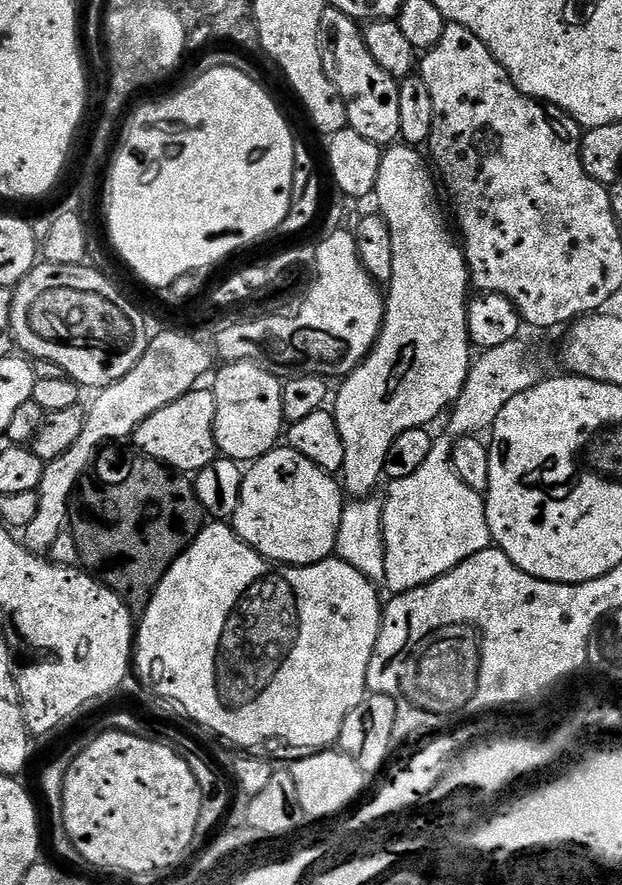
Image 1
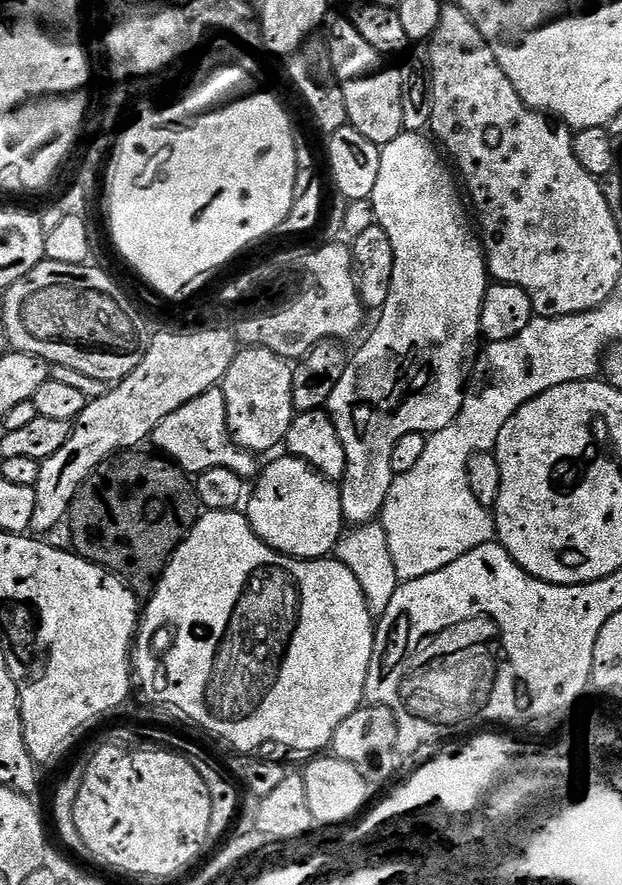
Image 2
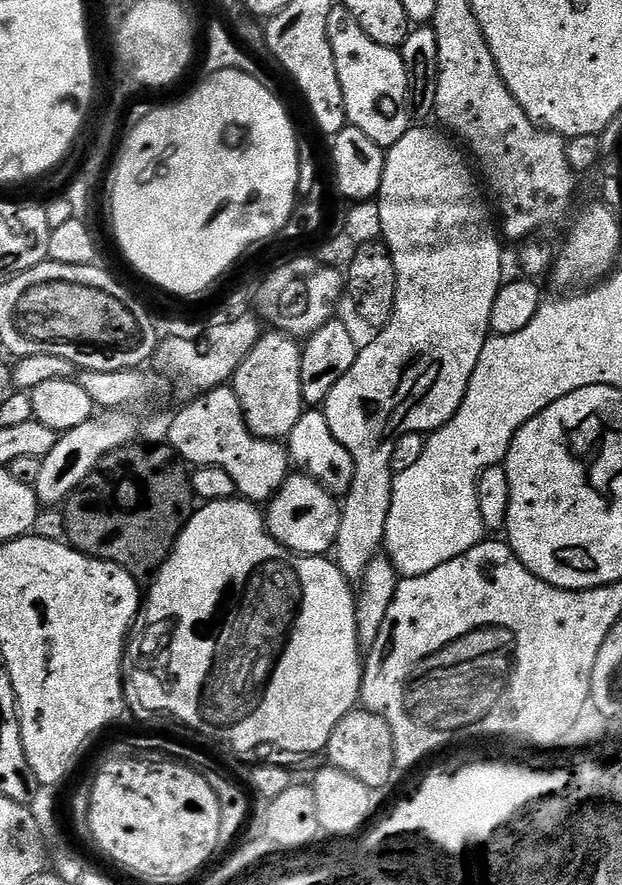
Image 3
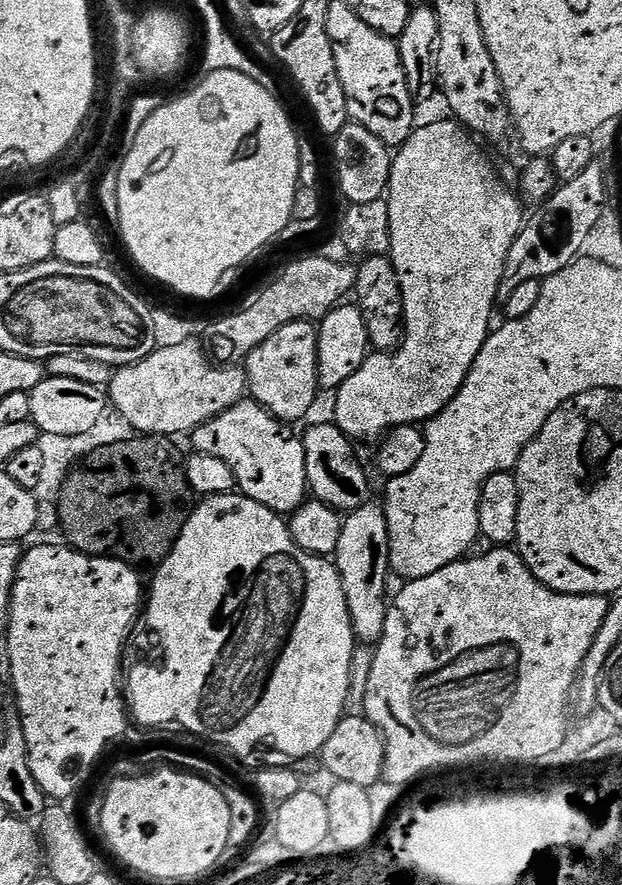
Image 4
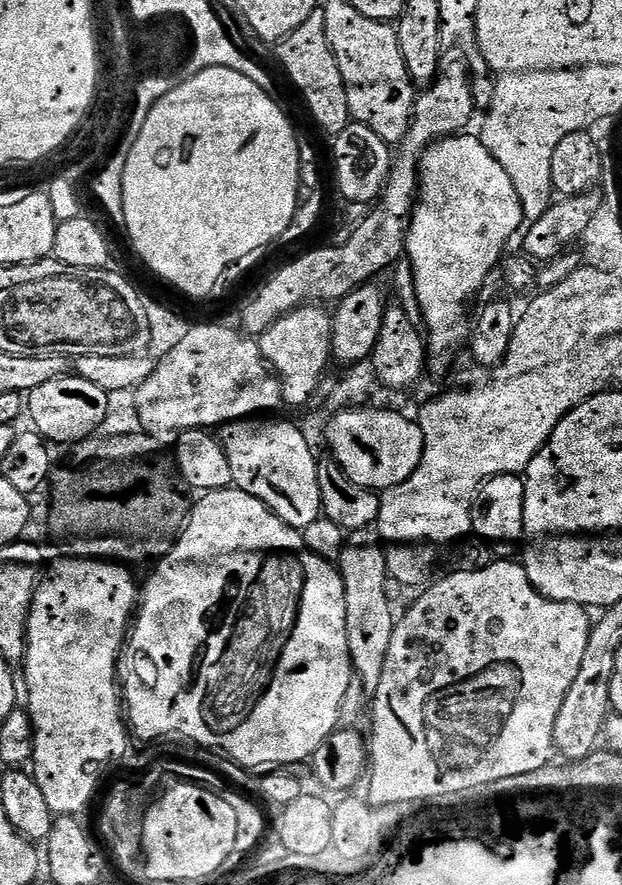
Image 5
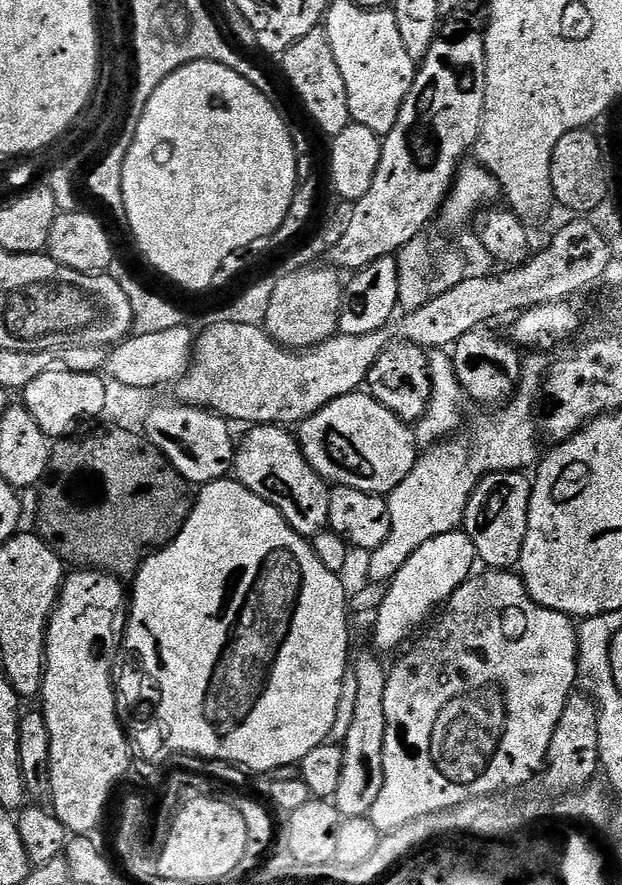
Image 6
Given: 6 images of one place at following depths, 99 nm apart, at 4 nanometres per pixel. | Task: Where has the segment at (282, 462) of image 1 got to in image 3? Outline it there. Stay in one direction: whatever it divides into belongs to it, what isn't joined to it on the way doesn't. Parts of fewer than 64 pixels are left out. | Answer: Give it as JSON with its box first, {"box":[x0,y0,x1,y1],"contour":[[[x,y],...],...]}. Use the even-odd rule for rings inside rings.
{"box":[266,474,340,556],"contour":[[[303,474],[289,475],[288,479],[266,504],[268,533],[279,544],[300,556],[322,556],[336,546],[340,525],[340,504],[317,480]]]}

